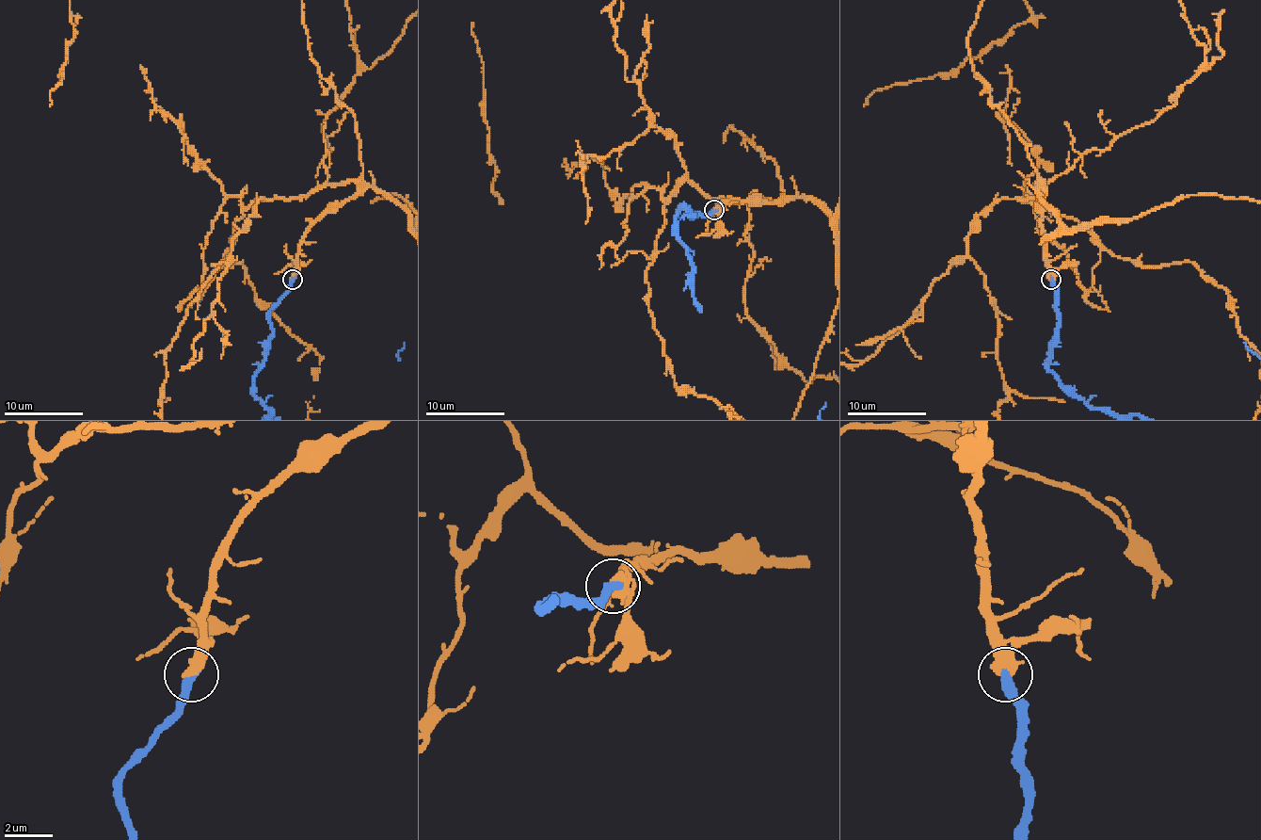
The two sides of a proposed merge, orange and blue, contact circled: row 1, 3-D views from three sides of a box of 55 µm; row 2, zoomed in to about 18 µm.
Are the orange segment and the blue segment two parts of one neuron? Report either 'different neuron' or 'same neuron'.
same neuron

